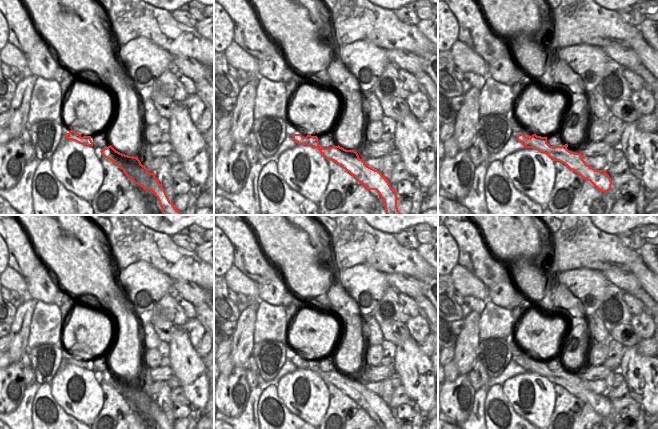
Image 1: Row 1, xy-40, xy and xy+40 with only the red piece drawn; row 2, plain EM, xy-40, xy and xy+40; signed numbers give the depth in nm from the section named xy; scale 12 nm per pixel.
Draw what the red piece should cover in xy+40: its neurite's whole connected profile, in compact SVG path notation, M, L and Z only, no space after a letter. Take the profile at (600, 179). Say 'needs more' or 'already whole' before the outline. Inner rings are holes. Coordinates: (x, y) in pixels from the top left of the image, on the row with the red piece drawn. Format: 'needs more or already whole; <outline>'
needs more; M515 104L510 105L510 110L506 113L506 118L510 121L514 132L518 132L517 140L526 148L532 148L542 152L565 164L570 170L580 175L585 181L590 181L598 190L606 193L611 189L612 181L605 170L595 170L586 164L581 153L574 153L567 149L568 144L563 146L550 146L547 137L541 137L528 130L515 114Z

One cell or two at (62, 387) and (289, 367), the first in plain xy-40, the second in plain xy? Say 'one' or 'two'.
two

